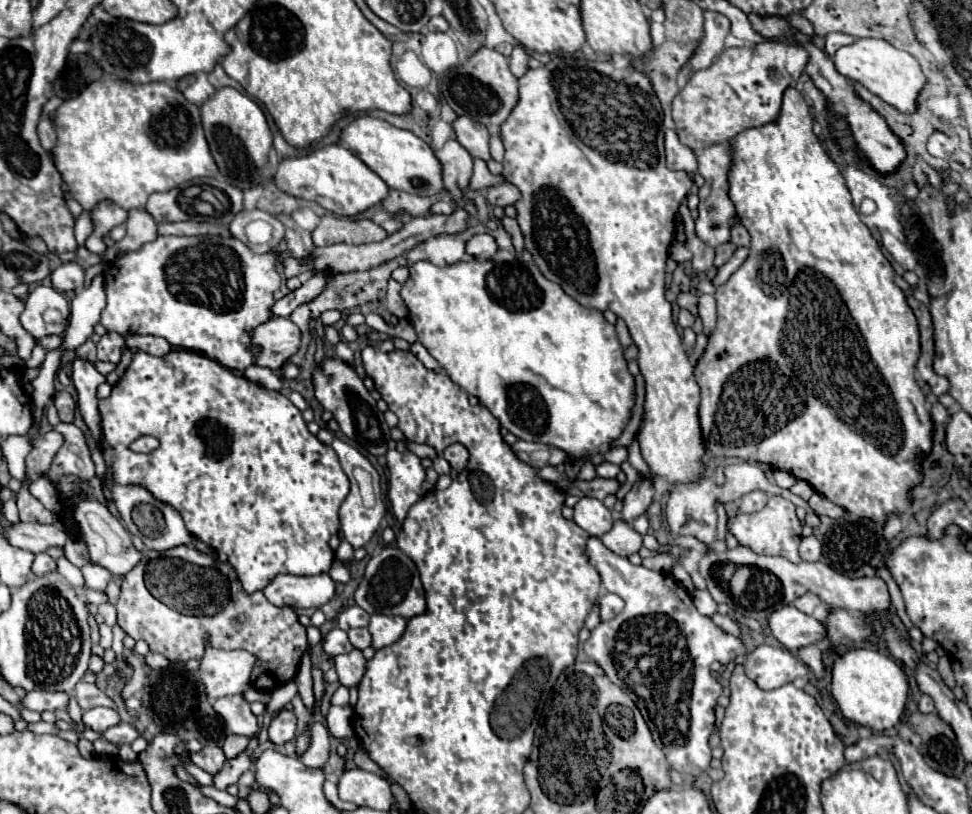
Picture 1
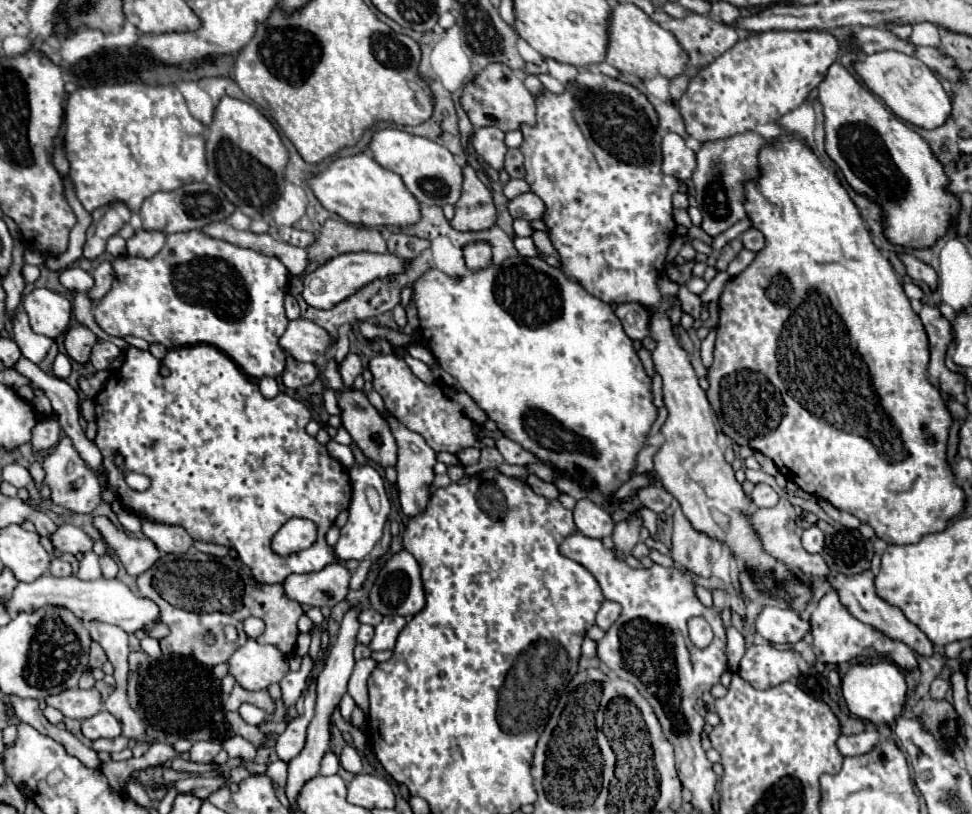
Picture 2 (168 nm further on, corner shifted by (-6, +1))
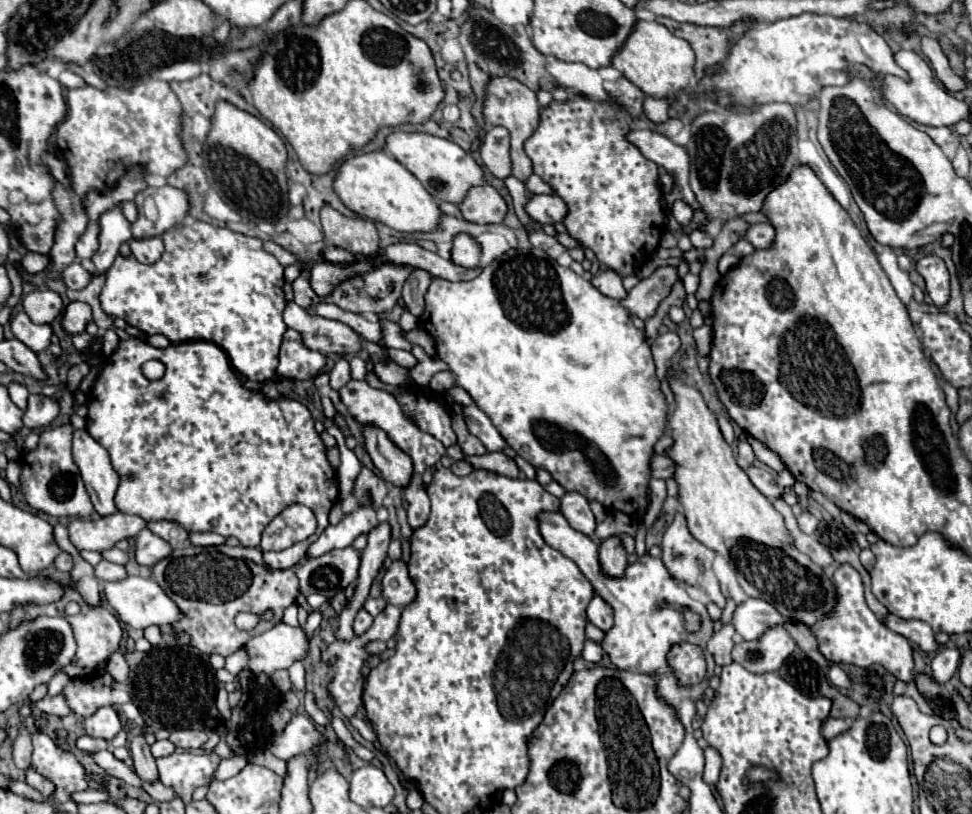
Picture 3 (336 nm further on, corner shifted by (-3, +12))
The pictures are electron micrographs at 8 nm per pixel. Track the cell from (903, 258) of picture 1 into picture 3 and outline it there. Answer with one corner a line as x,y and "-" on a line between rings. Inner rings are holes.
928,255
920,261
916,261
916,271
924,277
926,281
926,293
930,295
932,303
936,307
944,307
950,299
950,275
940,257

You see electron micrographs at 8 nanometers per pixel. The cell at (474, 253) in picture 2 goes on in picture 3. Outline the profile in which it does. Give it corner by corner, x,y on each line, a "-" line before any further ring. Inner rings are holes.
460,233
458,237
454,237
452,243
452,261
454,265
462,265
462,267
478,267
480,263
480,245
466,233

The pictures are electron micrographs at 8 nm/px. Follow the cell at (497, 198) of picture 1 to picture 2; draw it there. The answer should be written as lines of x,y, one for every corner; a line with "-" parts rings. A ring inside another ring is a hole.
525,192
525,194
517,194
513,200
509,200
507,208
509,208
509,214
513,218
523,218
523,220
529,222
529,220
543,216
545,204
533,192

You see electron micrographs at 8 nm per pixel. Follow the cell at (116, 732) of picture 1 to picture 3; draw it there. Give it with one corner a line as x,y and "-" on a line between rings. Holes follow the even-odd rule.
84,735
84,737
80,737
80,739
76,741
76,749
82,751
82,753
86,753
86,755
94,755
94,753
98,753
98,751
110,749
110,743
104,741
104,739
94,739
94,737

